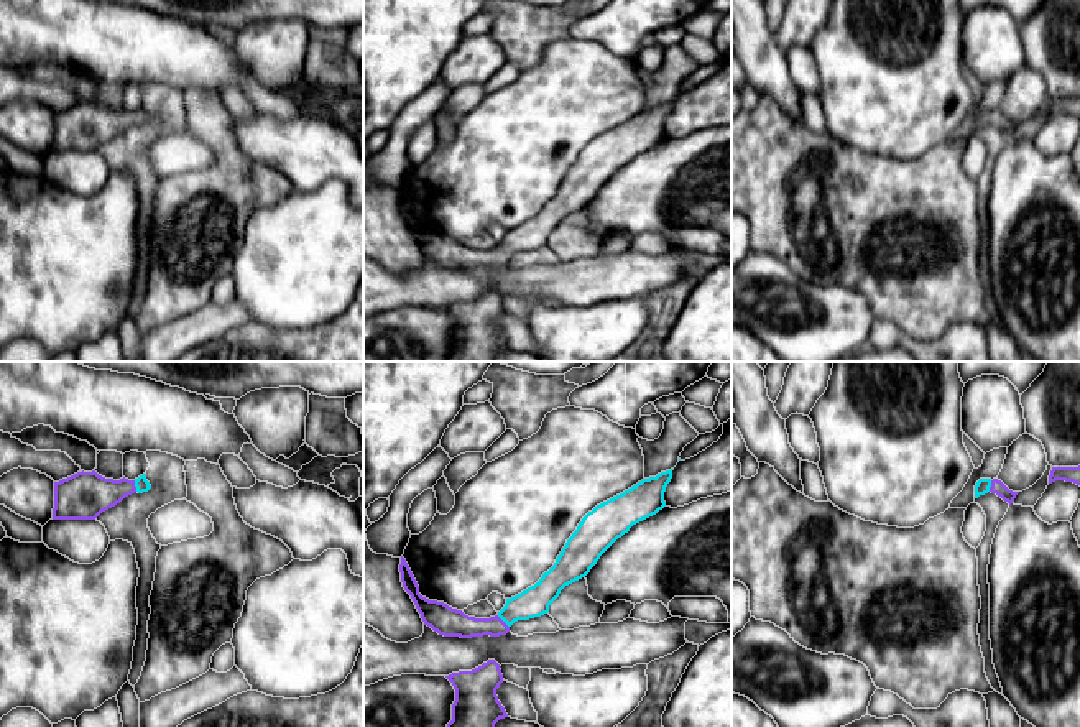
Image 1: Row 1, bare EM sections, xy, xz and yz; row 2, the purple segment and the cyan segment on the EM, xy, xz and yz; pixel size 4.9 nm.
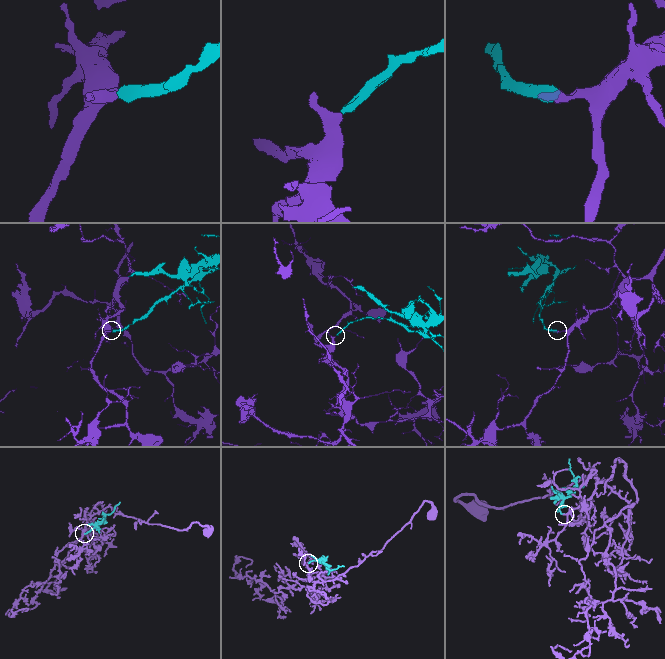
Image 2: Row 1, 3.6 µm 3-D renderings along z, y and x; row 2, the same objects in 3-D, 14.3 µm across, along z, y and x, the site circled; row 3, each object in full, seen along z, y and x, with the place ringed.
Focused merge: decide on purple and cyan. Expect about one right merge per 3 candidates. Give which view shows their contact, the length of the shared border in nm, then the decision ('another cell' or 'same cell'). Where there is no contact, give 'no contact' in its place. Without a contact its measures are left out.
xz | 90 nm | same cell

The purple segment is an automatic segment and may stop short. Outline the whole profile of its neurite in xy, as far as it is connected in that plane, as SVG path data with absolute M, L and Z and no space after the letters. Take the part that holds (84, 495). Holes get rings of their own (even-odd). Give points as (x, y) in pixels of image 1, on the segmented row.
M95 470L77 472L54 482L53 520L95 520L102 512L115 507L125 497L151 489L146 474L135 480L105 479Z

